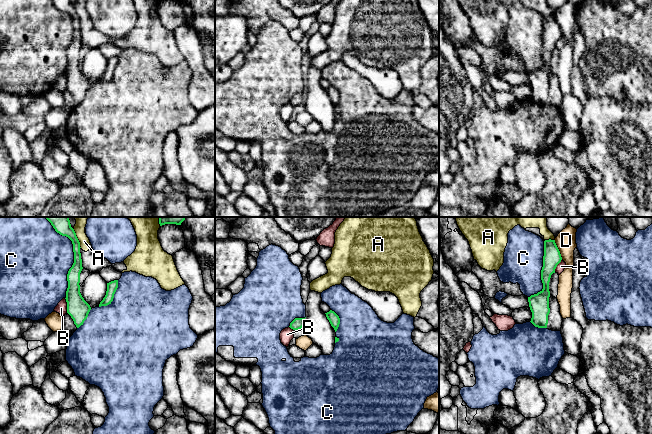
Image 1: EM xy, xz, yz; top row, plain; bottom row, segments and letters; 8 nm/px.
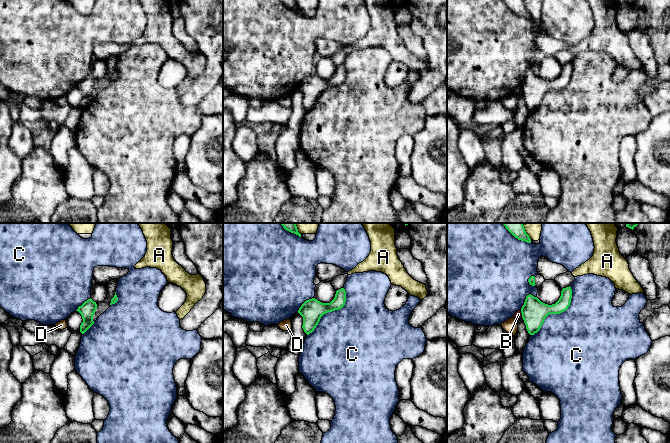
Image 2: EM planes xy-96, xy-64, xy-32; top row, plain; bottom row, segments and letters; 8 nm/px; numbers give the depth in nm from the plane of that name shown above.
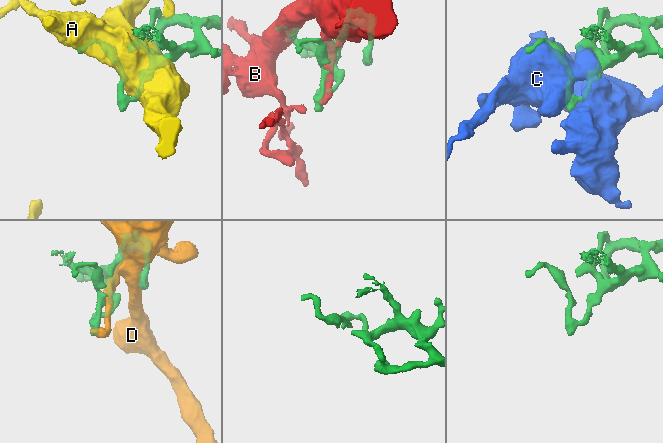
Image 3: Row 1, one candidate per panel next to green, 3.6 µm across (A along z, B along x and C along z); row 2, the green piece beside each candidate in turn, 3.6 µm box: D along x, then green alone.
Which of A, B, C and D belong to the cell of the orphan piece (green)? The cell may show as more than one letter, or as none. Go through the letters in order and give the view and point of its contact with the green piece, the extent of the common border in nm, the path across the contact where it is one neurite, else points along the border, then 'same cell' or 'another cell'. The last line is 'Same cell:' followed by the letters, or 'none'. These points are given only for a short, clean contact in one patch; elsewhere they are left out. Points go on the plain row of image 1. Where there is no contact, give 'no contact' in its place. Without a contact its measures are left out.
A: contact xy (77, 14); length 170 nm; another cell
B: contact xy (67, 81); length 120 nm; another cell
C: contact xy (74, 35); length 600 nm; same cell
D: contact yz (558, 26); length 170 nm; another cell
Same cell: C

